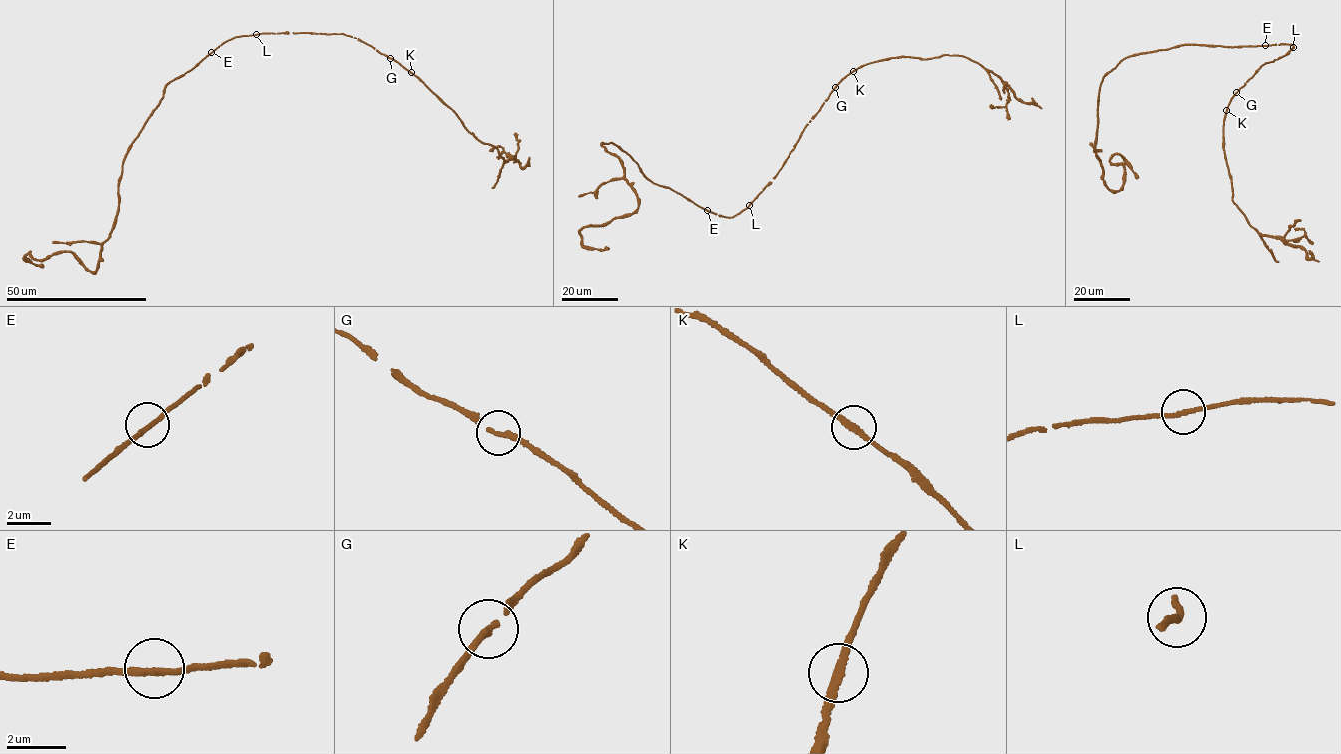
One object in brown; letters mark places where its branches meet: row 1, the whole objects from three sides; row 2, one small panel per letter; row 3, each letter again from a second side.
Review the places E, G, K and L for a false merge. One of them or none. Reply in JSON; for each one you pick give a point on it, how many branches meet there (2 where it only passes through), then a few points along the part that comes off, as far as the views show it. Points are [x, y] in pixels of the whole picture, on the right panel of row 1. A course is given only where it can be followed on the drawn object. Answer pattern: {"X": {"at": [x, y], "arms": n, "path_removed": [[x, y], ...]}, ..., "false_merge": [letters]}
{"false_merge": []}

